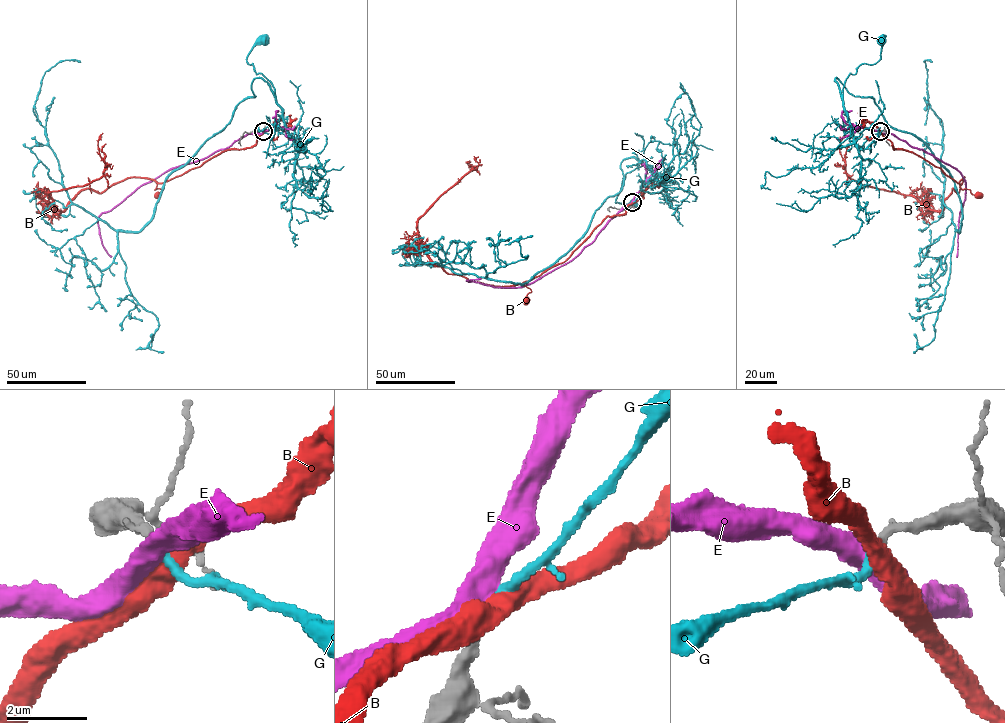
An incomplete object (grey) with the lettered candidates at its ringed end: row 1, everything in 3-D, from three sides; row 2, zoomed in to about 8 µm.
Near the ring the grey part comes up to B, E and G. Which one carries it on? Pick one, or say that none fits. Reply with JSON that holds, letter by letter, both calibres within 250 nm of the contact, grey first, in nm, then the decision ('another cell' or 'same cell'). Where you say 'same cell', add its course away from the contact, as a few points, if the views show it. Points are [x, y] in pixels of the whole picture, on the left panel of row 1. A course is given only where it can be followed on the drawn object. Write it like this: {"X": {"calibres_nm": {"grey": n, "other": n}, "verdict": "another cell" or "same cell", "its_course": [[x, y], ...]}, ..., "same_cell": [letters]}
{"B": {"calibres_nm": {"grey": 240, "other": 480}, "verdict": "another cell"}, "E": {"calibres_nm": {"grey": 240, "other": 500}, "verdict": "another cell"}, "G": {"calibres_nm": {"grey": 240, "other": 240}, "verdict": "same cell", "its_course": [[263, 131], [276, 146], [287, 142], [274, 87], [247, 61], [249, 51], [264, 40]]}, "same_cell": ["G"]}

